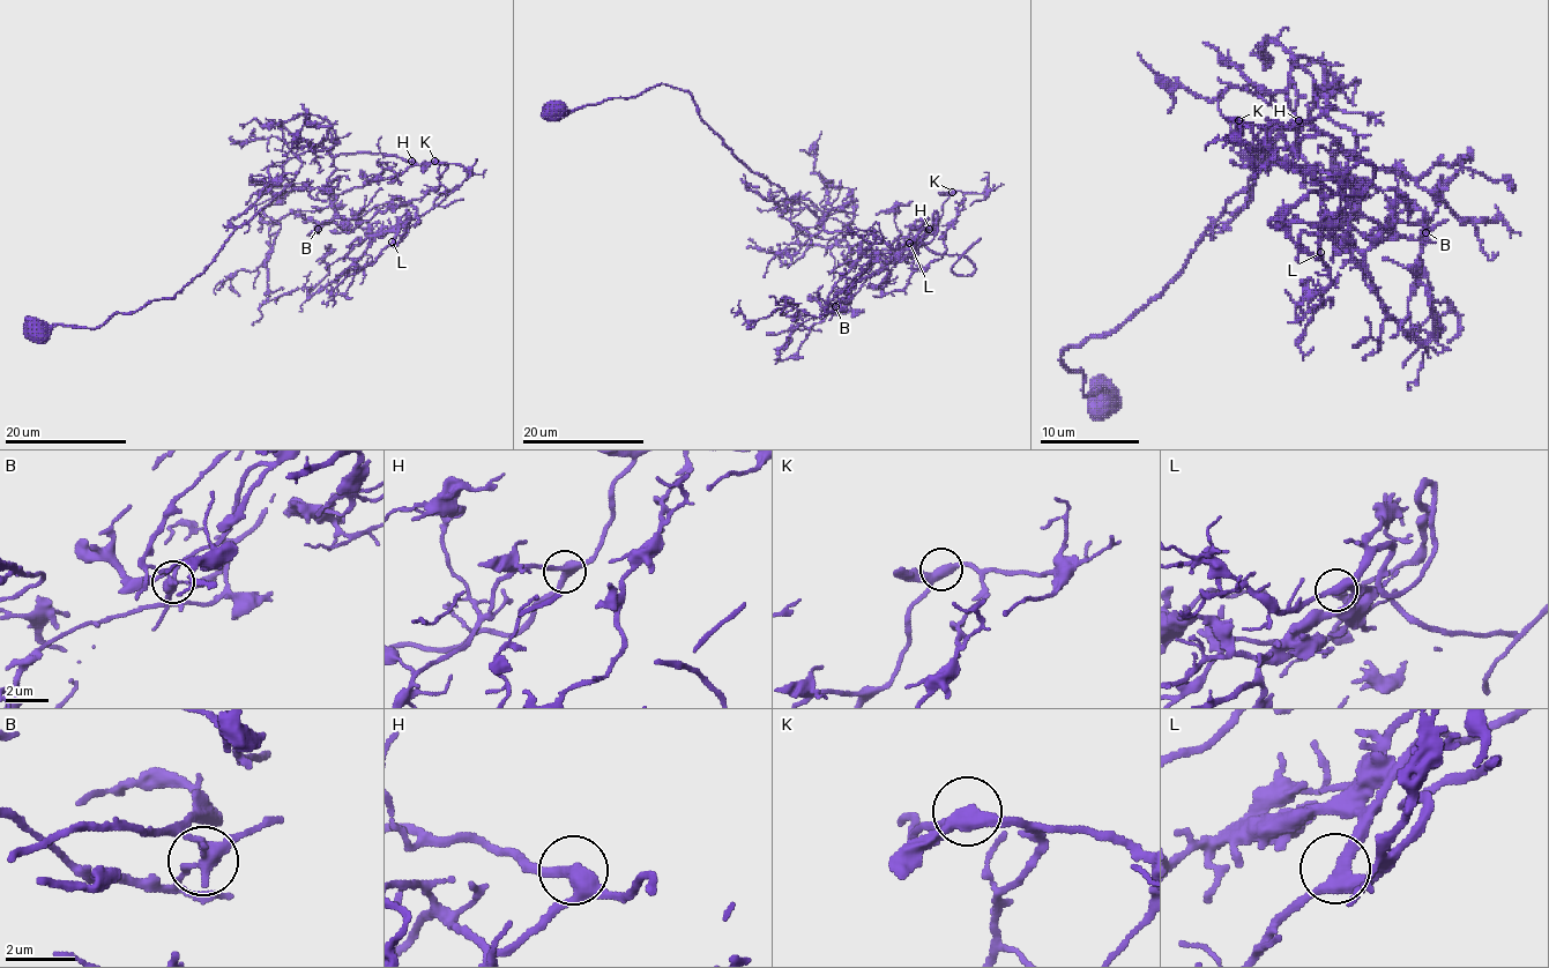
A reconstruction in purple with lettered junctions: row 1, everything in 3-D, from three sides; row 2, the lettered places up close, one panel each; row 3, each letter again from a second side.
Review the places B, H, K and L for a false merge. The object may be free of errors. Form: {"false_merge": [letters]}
{"false_merge": ["B"]}

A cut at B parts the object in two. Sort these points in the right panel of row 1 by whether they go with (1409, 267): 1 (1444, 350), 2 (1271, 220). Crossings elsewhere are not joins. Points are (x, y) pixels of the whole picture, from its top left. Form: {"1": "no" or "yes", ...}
{"1": "yes", "2": "yes"}

